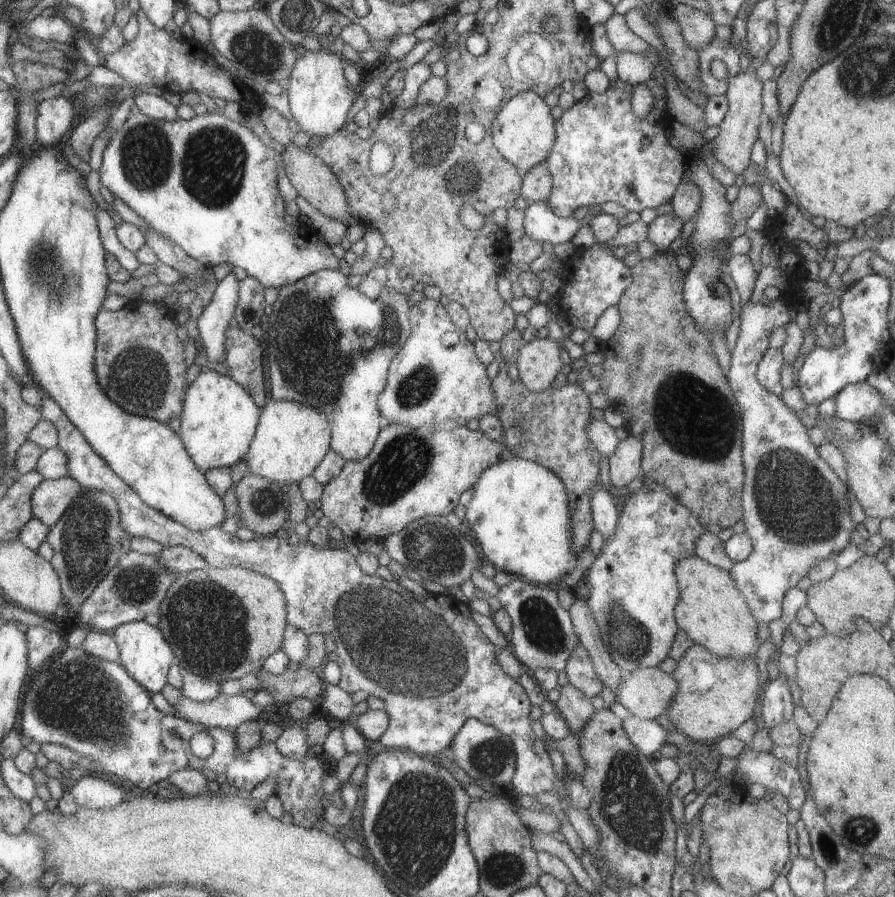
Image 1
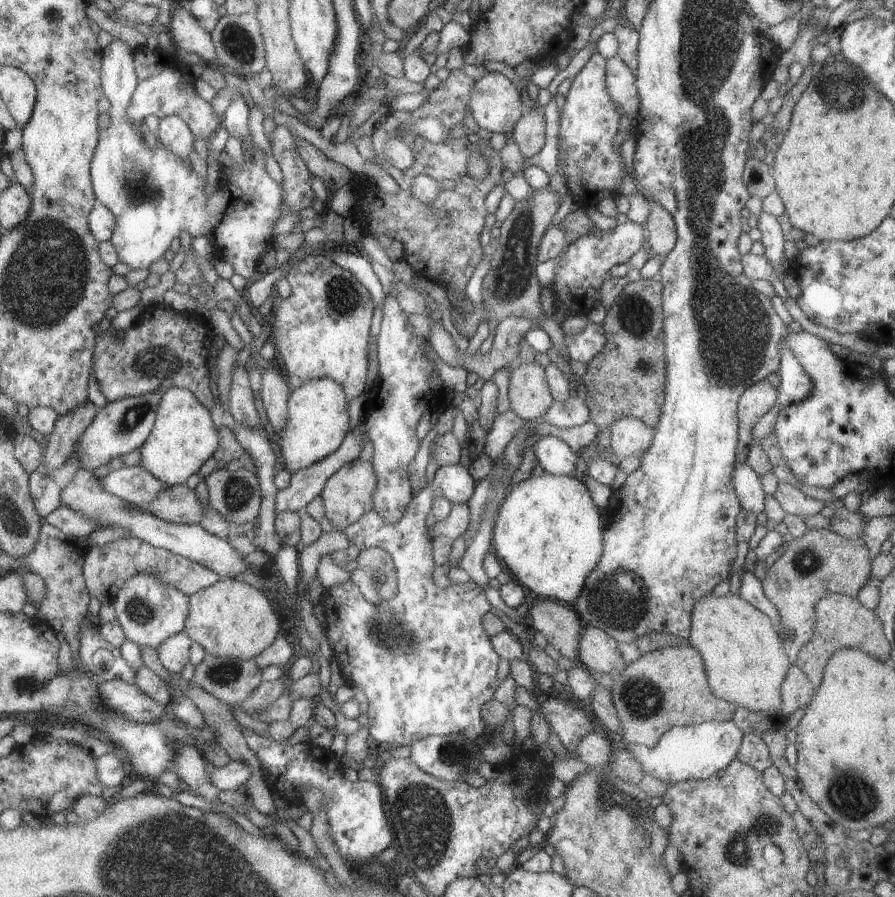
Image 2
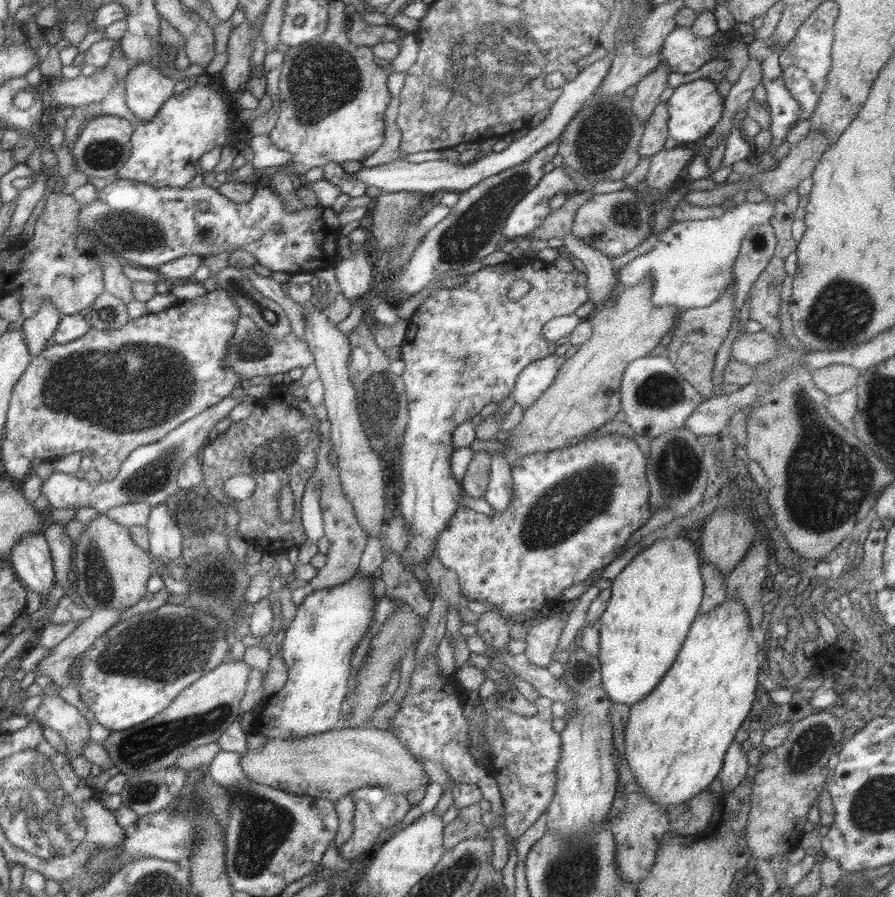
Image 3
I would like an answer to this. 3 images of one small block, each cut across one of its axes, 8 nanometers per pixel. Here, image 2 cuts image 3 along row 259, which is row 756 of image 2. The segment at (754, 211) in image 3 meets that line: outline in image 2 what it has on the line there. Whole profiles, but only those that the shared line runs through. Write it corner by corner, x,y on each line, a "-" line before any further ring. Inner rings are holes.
732,720
683,724
670,728
658,738
653,748
641,744
628,744
627,749
633,760
641,766
643,775
649,775
670,785
684,780
709,778
717,770
725,768
737,754
743,736

